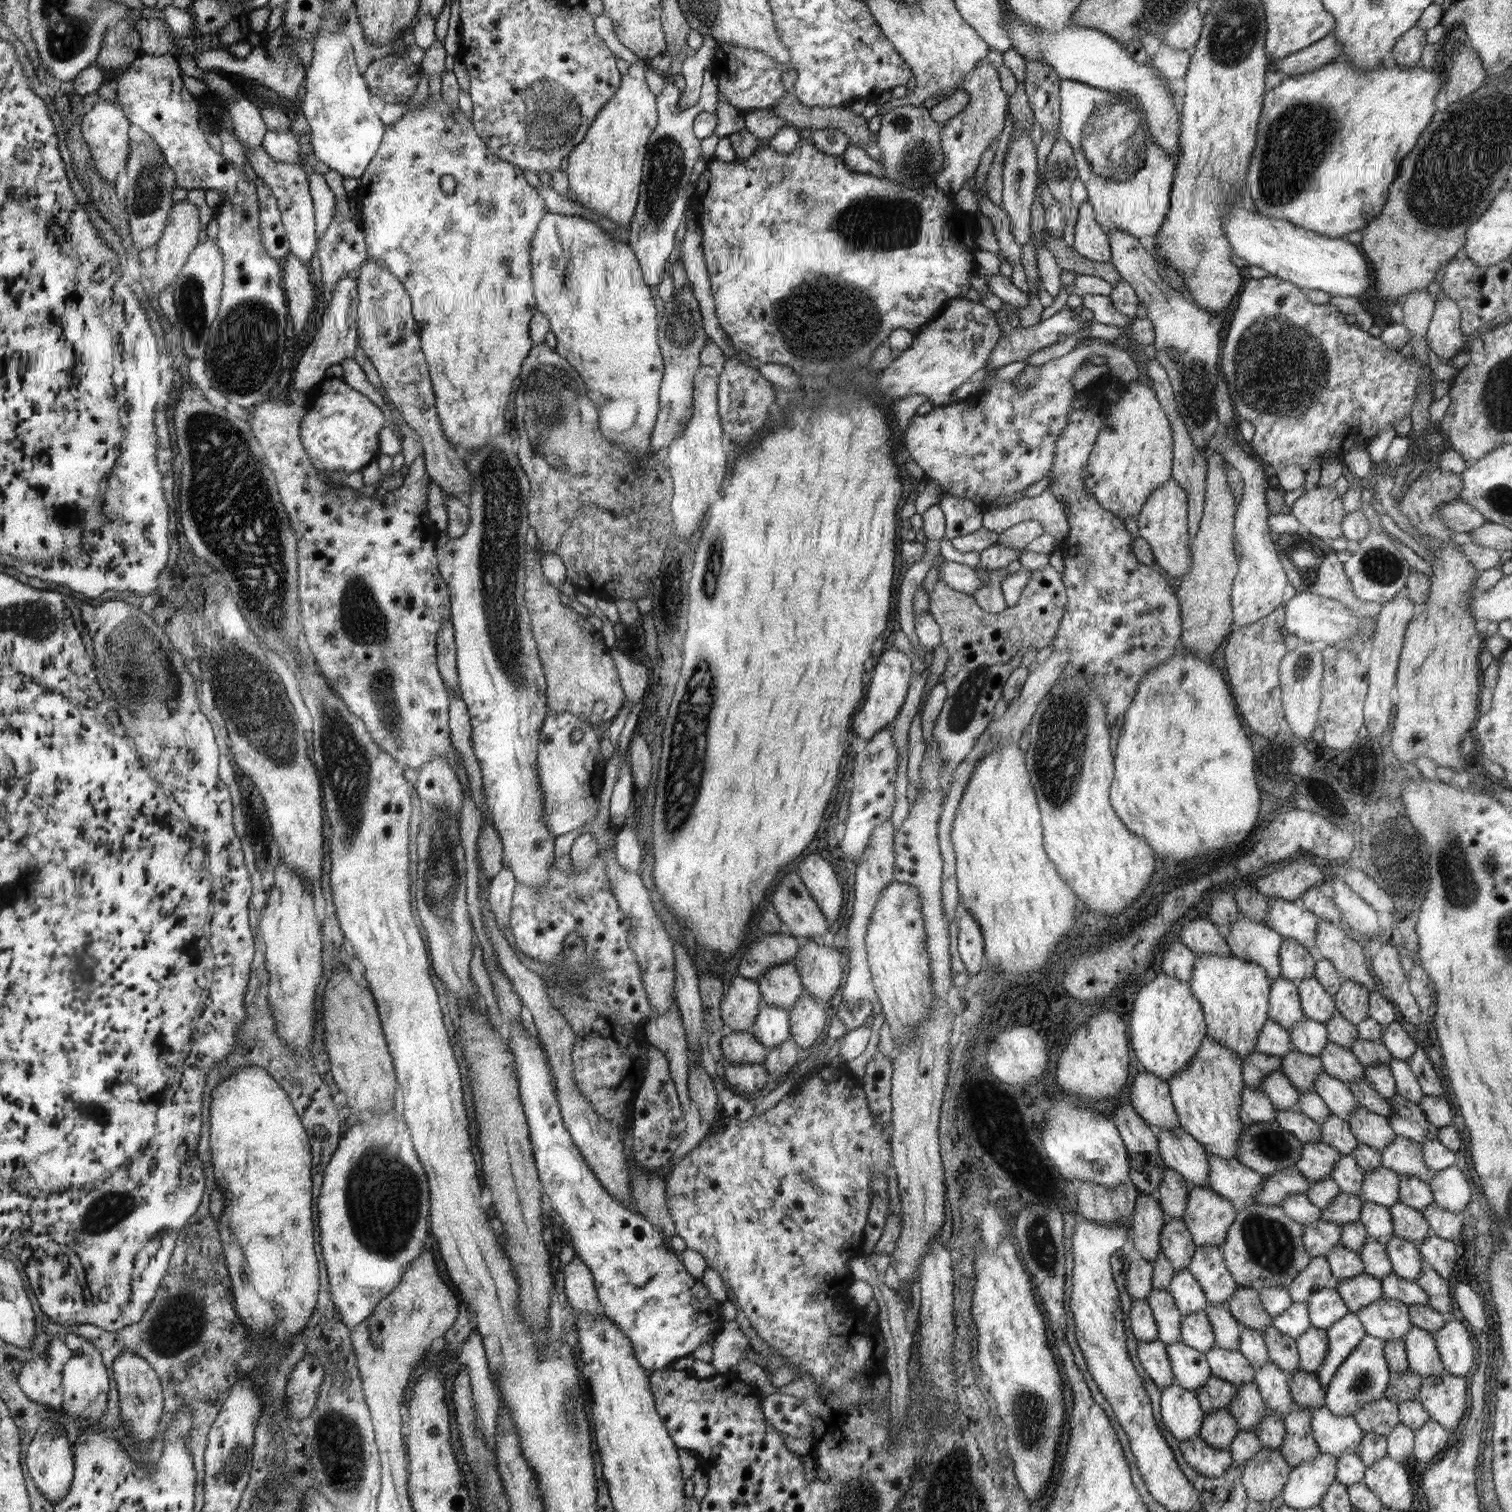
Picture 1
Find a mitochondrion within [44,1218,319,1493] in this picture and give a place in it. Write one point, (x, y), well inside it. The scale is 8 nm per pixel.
(232, 1471)

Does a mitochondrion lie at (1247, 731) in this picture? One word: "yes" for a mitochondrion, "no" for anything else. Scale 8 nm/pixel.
no

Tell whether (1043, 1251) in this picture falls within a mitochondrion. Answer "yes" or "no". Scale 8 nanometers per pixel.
yes

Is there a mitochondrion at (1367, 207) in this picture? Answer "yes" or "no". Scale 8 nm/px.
no

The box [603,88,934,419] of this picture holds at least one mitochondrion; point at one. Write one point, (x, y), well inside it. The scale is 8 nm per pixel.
(883, 223)

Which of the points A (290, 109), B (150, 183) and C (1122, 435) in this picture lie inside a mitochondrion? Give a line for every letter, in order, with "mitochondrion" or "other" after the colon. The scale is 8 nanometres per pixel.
A: other
B: mitochondrion
C: other

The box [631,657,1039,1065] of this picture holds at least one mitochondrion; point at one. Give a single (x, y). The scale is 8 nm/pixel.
(684, 775)

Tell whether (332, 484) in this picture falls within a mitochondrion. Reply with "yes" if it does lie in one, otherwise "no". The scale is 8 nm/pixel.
no

